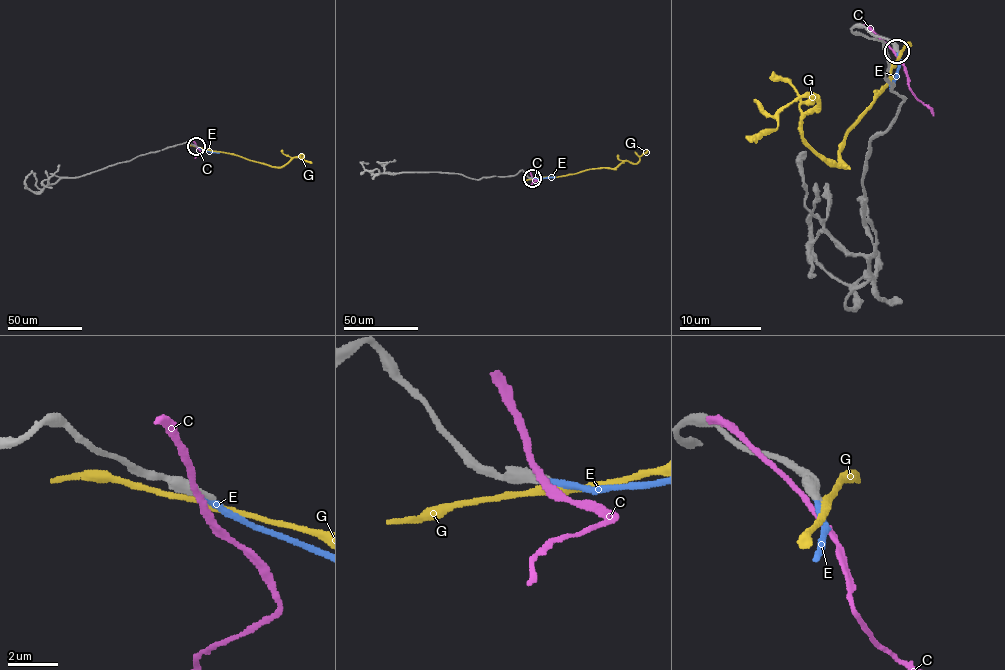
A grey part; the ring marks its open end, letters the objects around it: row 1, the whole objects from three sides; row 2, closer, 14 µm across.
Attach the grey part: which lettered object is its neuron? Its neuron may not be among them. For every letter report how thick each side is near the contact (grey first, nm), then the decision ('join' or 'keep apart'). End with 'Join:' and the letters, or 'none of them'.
C: 550 nm thick on the grey side, 240 nm on the other; keep apart
E: 420 nm thick on the grey side, 260 nm on the other; join
G: 400 nm thick on the grey side, 320 nm on the other; keep apart
Join: E

